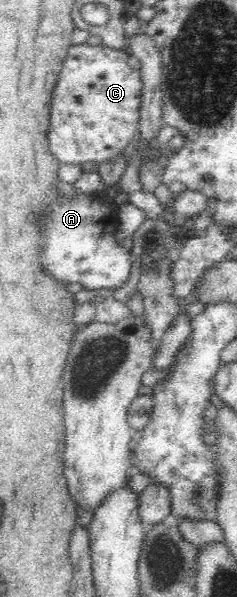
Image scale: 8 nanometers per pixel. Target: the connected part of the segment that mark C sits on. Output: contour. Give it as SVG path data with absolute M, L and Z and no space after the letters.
M73 44L64 59L64 66L52 89L49 104L49 127L47 141L51 154L59 163L81 165L88 161L103 165L110 157L124 153L131 140L140 131L140 91L143 87L139 70L128 65L130 53L127 50L116 50L112 47Z

